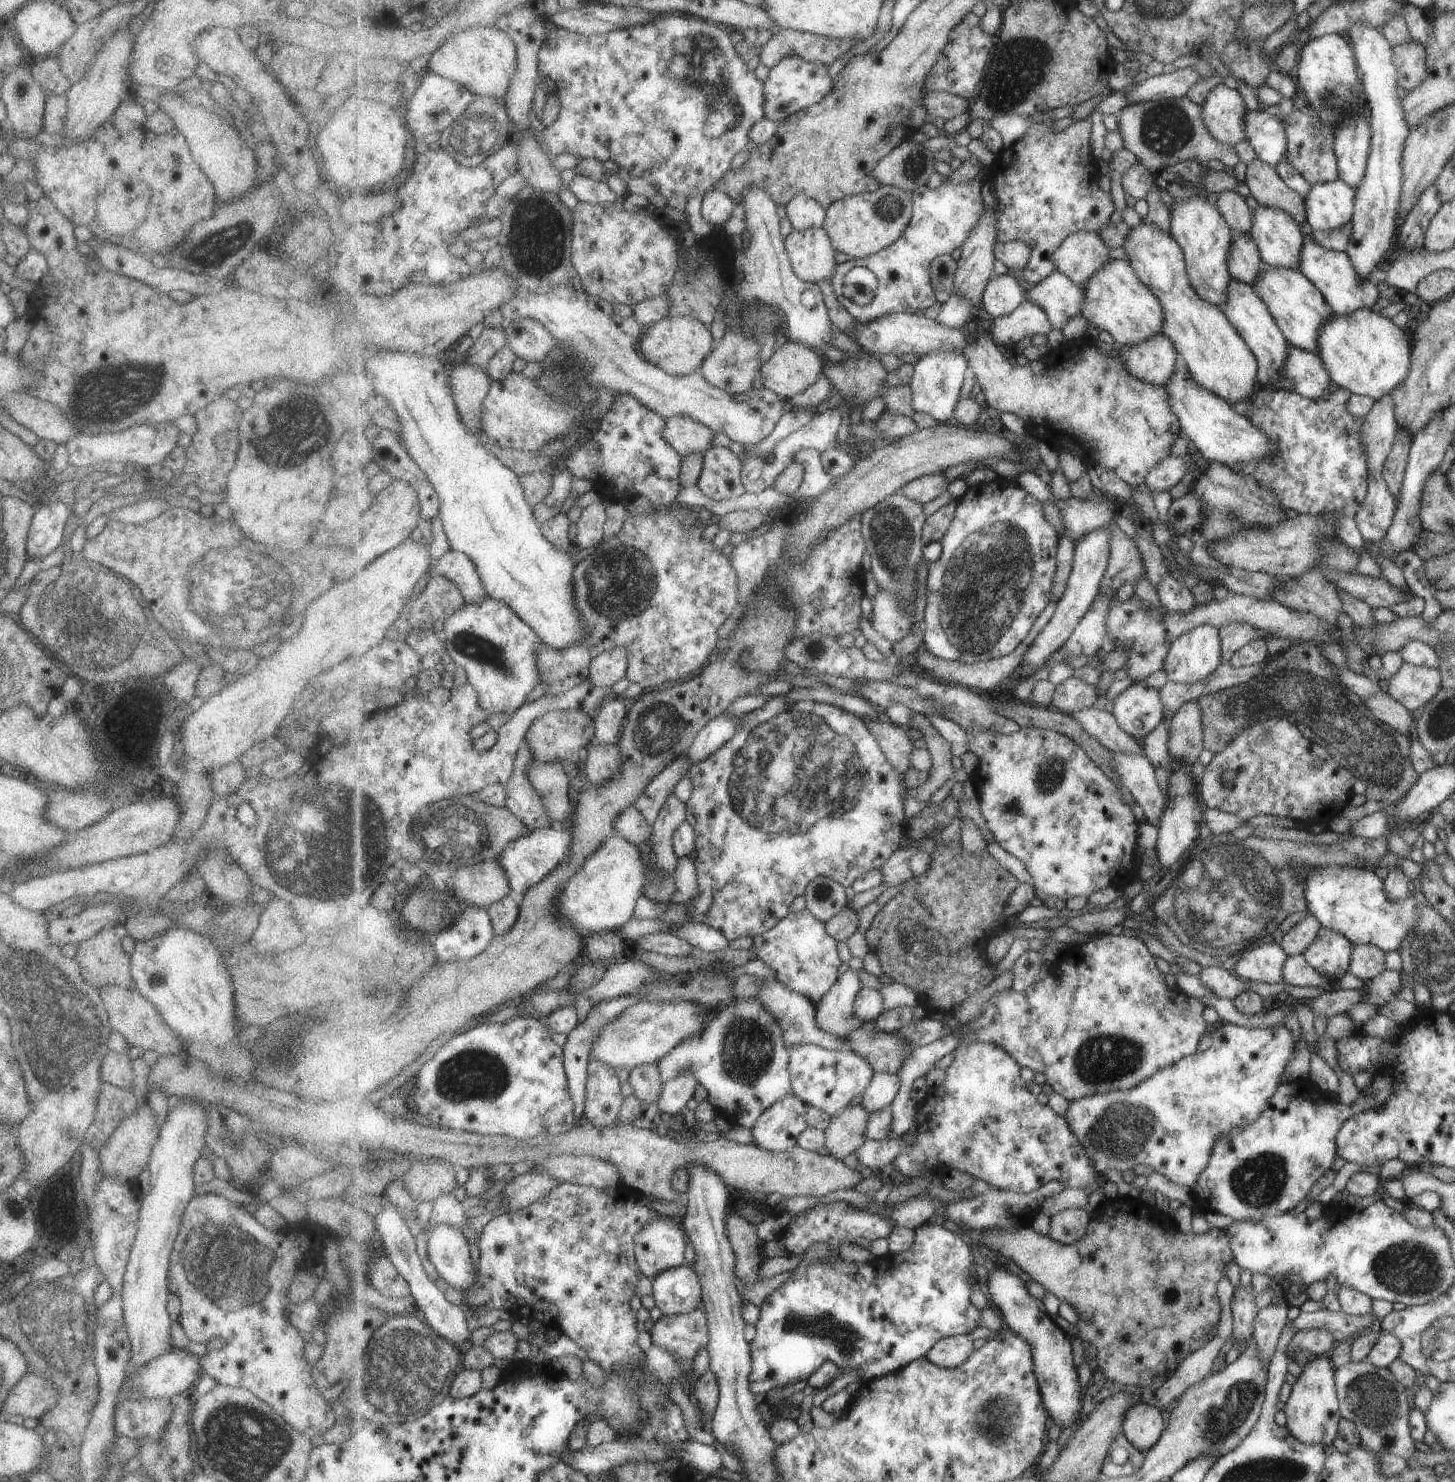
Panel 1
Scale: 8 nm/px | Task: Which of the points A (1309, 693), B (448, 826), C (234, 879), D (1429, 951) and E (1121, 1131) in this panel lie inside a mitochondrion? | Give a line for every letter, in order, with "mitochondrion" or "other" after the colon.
A: mitochondrion
B: mitochondrion
C: other
D: mitochondrion
E: mitochondrion

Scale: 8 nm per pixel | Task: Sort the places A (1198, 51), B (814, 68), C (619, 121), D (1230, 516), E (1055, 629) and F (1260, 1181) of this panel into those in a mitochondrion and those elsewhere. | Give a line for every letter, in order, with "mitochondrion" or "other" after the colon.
A: other
B: other
C: other
D: mitochondrion
E: other
F: mitochondrion

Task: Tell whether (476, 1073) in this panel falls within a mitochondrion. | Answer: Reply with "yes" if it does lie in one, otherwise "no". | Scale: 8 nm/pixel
yes

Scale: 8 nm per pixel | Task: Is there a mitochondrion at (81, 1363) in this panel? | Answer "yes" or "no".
no

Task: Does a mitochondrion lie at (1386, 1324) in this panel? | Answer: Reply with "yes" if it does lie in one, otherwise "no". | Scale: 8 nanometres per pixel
no

